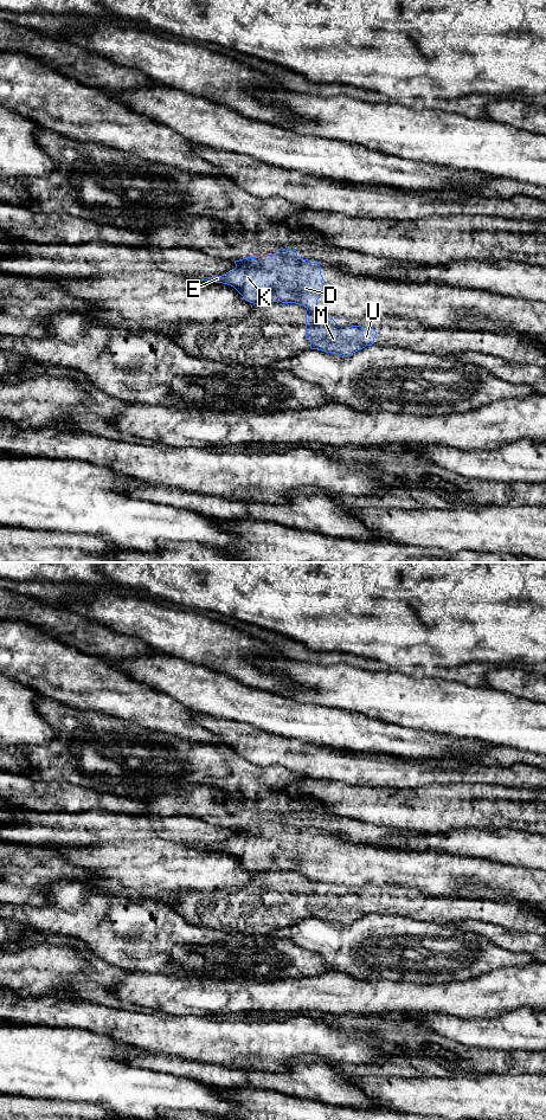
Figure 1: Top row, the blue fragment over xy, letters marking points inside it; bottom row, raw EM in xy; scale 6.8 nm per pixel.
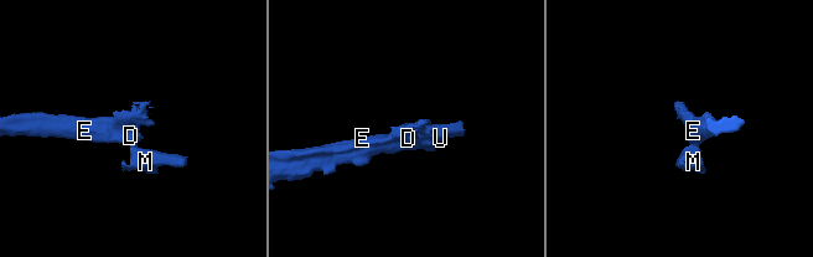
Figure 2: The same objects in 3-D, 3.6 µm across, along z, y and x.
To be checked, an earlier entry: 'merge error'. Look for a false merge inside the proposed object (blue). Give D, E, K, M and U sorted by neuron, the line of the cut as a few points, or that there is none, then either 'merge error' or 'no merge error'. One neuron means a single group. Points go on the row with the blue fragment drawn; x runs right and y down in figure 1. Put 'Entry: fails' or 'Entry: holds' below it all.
D E K / M U; cut in xy along (307, 308), (316, 313); merge error
Entry: holds

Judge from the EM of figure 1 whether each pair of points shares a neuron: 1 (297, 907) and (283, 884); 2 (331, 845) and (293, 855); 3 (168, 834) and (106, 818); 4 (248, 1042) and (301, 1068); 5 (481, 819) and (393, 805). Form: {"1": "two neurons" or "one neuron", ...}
{"1": "one neuron", "2": "one neuron", "3": "one neuron", "4": "two neurons", "5": "one neuron"}

